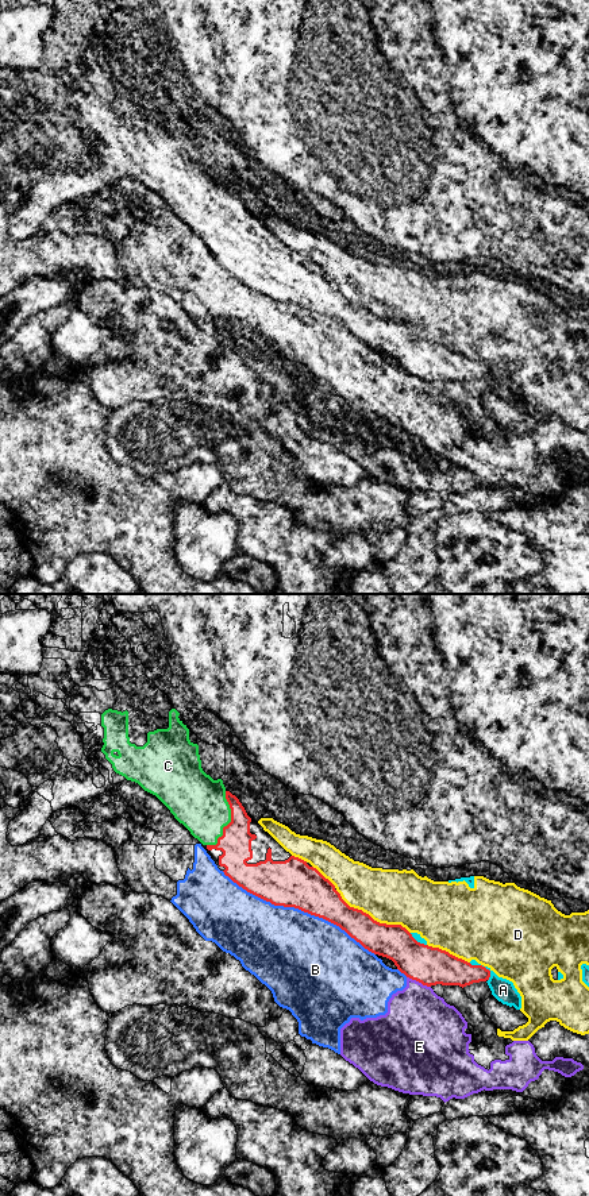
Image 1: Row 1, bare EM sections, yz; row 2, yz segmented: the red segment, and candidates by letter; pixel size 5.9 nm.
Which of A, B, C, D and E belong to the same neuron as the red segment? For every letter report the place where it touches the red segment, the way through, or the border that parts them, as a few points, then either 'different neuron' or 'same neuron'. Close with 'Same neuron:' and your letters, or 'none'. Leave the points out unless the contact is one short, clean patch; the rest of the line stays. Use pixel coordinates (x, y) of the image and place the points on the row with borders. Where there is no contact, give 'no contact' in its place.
A: meets red in yz at (484, 967); different neuron
B: meets red in yz at (299, 909); different neuron
C: meets red in yz at (230, 822); runs through yz (235, 843), (230, 833), (230, 822), (220, 822), (196, 801); same neuron
D: meets red in yz at (370, 917); different neuron
E: meets red in yz at (419, 982); border along yz (407, 976), (430, 987); different neuron
Same neuron: C

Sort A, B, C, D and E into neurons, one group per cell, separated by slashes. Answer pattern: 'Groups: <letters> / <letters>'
Groups: A / B E / C / D

